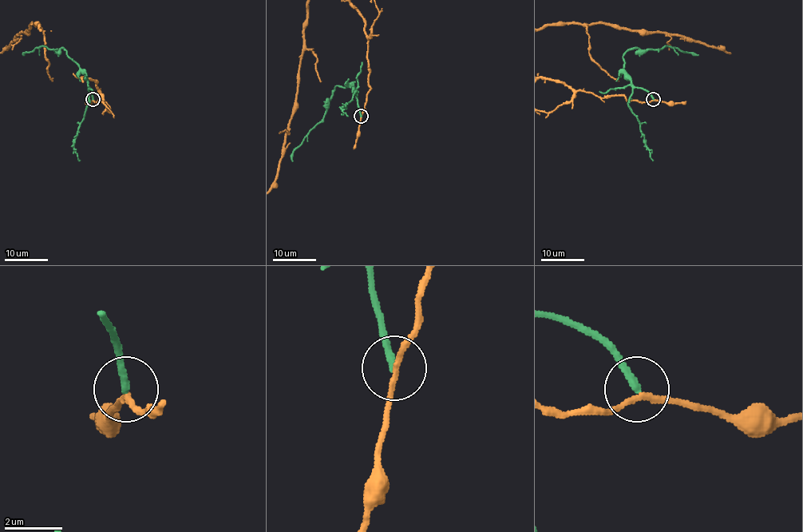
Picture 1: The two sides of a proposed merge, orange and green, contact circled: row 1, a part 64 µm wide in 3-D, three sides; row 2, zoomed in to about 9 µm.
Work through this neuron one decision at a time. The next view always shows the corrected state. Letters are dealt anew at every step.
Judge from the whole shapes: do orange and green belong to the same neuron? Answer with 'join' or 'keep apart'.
keep apart

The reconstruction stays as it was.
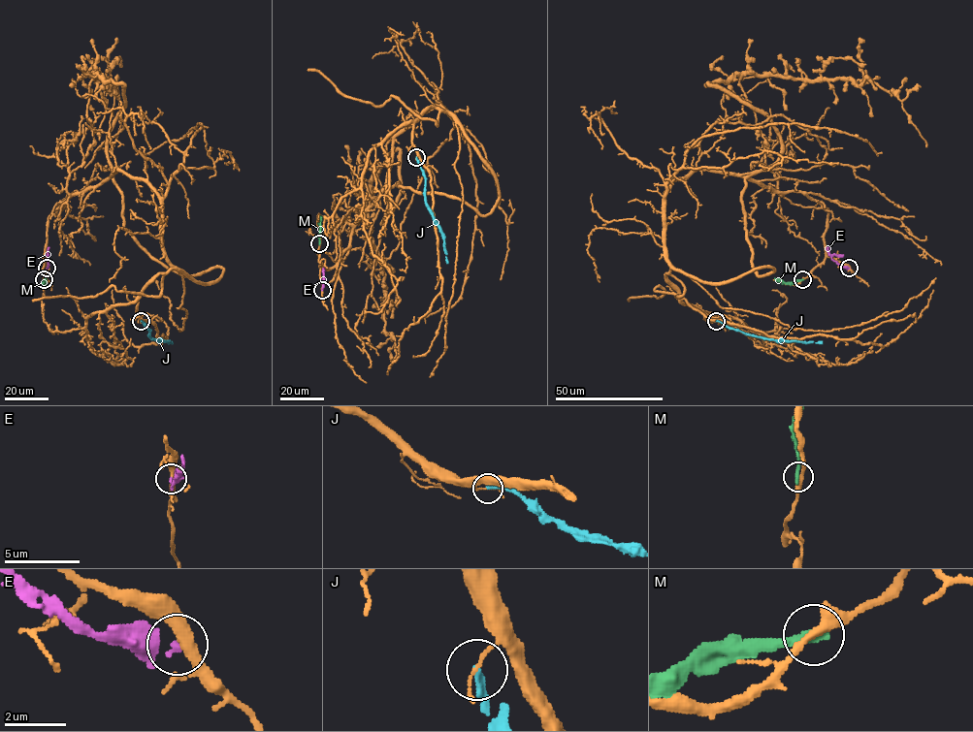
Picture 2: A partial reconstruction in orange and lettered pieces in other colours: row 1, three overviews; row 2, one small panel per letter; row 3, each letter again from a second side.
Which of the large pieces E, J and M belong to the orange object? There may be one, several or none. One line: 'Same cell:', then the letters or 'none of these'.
Same cell: none of these

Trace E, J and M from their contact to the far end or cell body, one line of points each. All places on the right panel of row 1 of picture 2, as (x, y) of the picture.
E: (849, 268), (840, 266), (831, 258), (843, 256)
J: (716, 321), (767, 338), (822, 341)
M: (802, 279), (783, 282), (774, 278)

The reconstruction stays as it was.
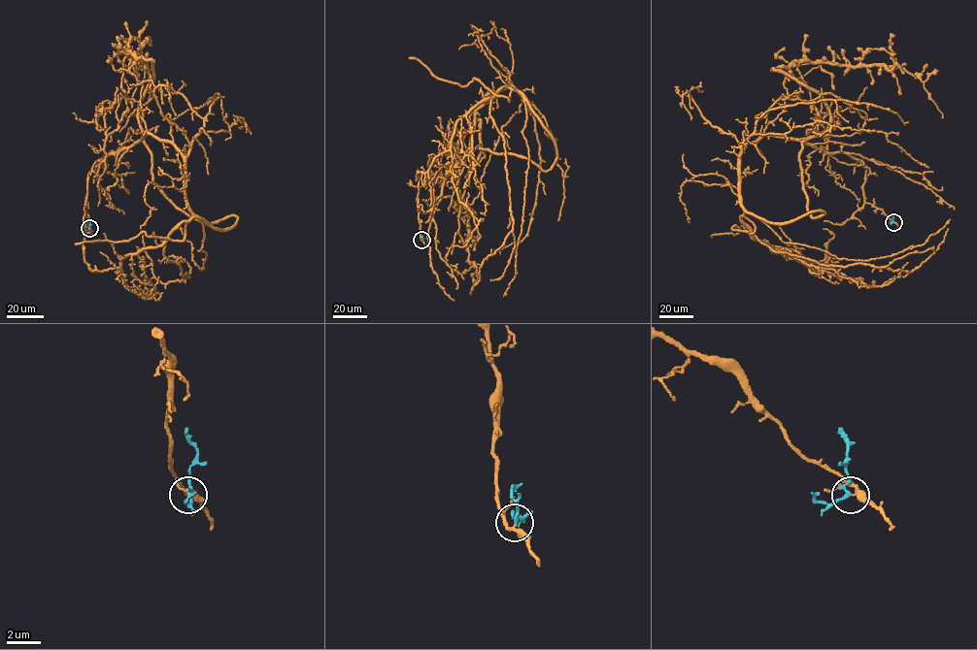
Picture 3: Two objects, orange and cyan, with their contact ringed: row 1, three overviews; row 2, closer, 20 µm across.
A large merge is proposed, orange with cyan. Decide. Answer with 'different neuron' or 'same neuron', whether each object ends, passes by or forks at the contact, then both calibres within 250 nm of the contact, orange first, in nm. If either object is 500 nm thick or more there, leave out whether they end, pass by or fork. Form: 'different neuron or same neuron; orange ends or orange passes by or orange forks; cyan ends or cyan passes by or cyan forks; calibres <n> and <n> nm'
different neuron; orange passes by; cyan passes by; calibres 260 and 160 nm

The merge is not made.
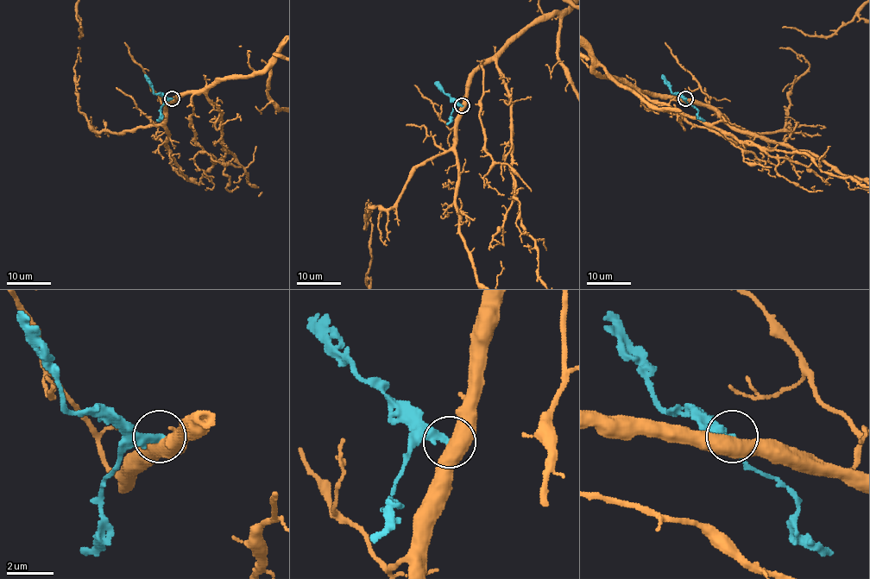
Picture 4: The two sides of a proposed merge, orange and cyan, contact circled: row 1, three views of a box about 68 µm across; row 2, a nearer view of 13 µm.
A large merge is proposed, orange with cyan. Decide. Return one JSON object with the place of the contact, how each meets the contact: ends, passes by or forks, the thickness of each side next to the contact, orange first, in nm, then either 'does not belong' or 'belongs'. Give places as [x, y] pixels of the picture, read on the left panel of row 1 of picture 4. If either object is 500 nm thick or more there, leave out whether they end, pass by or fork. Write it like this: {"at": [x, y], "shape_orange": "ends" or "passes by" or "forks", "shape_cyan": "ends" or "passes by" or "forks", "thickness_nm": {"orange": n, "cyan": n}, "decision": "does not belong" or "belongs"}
{"at": [172, 98], "thickness_nm": {"orange": 550, "cyan": 360}, "decision": "does not belong"}

